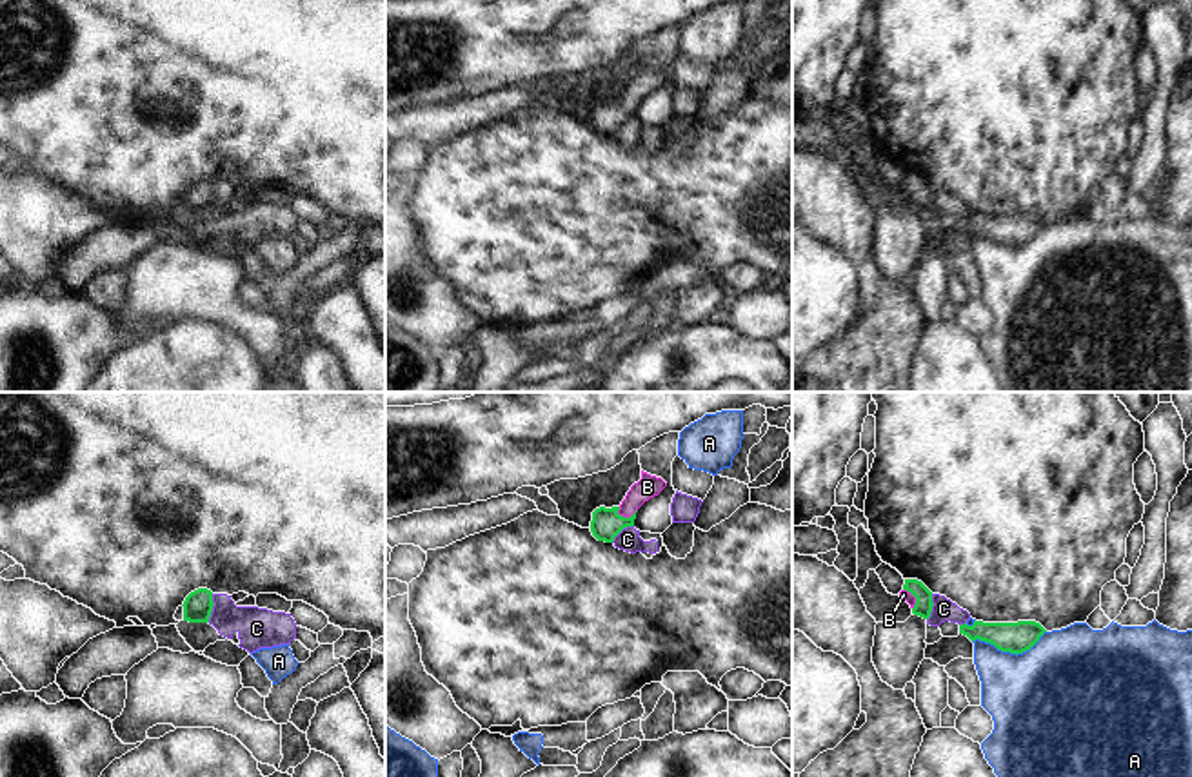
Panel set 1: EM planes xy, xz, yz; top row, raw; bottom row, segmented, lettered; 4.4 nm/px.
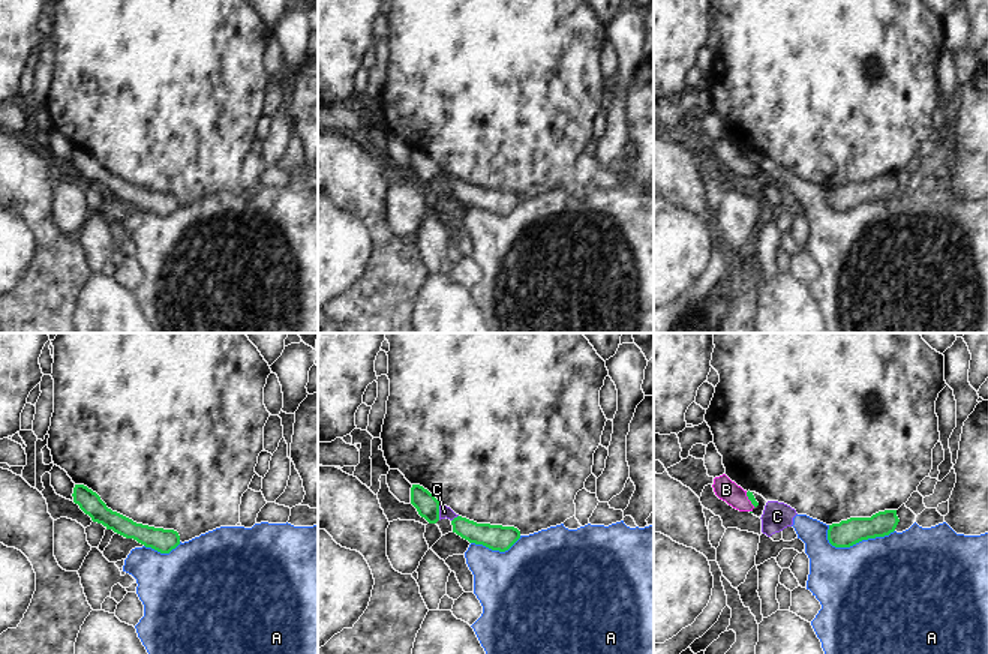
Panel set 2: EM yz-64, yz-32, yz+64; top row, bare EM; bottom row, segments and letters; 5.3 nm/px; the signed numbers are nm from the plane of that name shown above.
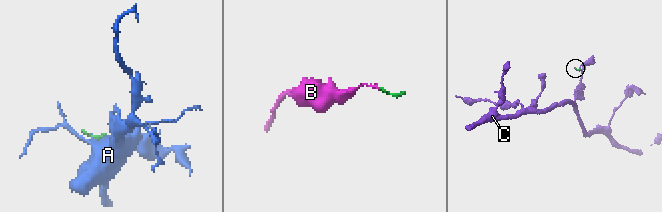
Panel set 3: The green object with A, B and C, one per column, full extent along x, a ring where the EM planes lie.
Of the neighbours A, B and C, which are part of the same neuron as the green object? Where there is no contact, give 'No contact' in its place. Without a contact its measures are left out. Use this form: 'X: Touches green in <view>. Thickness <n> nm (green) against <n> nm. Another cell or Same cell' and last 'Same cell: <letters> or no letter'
A: Touches green in yz. Thickness 140 nm (green) against 440 nm. Another cell
B: Touches green in xz. Thickness 140 nm (green) against 100 nm. Same cell
C: Touches green in xy. Thickness 130 nm (green) against 180 nm. Another cell
Same cell: B.

